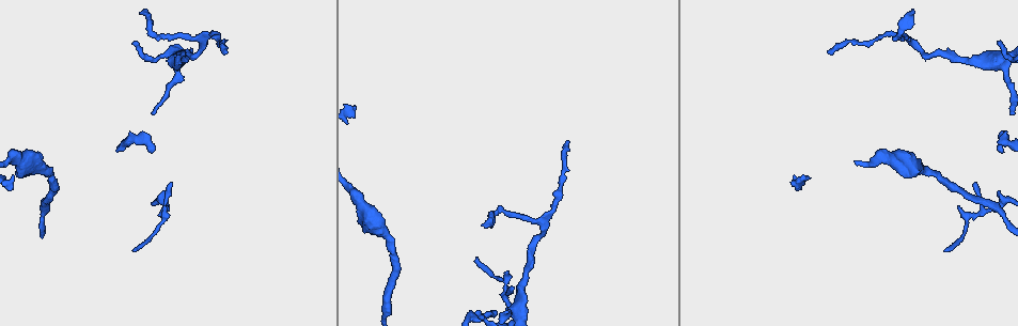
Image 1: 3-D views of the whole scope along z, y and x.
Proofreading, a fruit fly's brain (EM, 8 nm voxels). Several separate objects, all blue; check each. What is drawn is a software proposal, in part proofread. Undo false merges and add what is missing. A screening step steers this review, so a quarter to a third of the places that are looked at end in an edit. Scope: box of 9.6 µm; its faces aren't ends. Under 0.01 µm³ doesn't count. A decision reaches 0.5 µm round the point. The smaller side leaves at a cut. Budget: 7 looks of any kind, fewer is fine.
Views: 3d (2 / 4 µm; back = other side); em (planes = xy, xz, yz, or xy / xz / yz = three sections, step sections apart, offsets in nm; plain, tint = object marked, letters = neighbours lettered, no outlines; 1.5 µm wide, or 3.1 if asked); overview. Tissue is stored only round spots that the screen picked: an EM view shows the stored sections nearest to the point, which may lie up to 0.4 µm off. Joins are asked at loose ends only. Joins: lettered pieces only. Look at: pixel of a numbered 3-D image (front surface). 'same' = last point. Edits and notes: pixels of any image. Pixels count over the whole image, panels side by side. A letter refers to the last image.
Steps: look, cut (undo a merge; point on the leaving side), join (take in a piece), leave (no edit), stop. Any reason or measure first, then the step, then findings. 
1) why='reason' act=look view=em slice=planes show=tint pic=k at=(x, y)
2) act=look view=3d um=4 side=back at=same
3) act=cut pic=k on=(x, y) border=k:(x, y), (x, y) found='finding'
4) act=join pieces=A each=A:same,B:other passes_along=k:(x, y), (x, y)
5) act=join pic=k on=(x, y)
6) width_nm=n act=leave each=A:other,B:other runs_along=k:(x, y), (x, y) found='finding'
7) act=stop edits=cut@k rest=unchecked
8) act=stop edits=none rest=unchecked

why='abrupt turn' act=look view=em slice=planes show=tint pic=1 at=(543, 224)

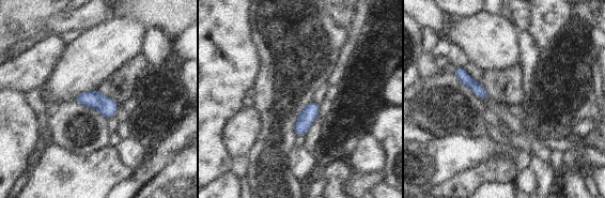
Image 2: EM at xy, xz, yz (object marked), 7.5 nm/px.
act=look view=em slice=planes show=letters at=same

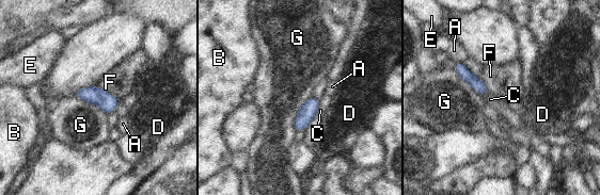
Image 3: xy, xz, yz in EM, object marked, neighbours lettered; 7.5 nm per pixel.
act=leave each=A:other,B:other,C:other,D:other,E:other,F:other,G:other border=3:(311, 96), (296, 116), (295, 130) found='all the same neuron'

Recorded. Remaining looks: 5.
why='branch stops here' act=look view=3d um=2 side=back pic=1 at=(483, 225)

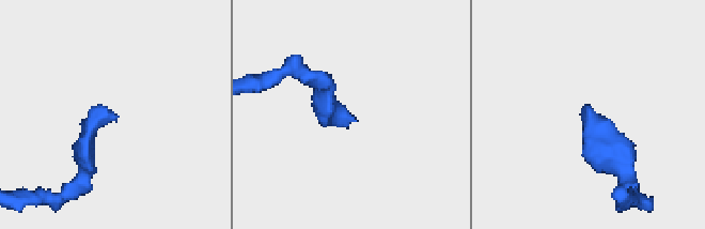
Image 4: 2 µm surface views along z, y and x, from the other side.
act=look view=em slice=planes show=letters pic=4 at=(585, 121)

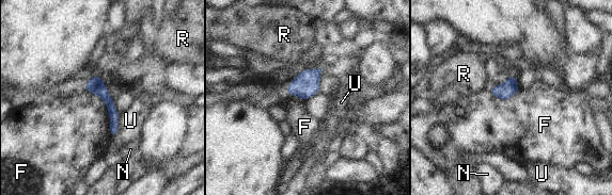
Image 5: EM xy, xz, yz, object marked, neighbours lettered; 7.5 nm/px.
width_nm=120 act=leave each=F:other,N:other,R:other,U:other border=5:(85, 91), (104, 101), (112, 136) found='no lettered piece goes on from it'

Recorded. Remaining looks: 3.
why='tapers out' act=look view=em slice=planes show=letters pic=1 at=(828, 51)

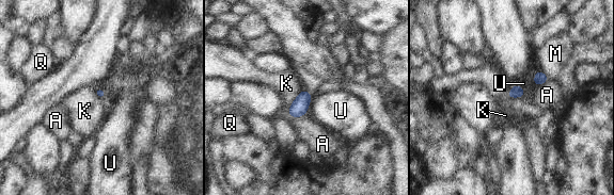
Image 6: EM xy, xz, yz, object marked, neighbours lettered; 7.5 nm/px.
act=leave each=A:other,K:other,M:other,Q:other,U:other border=6:(303, 90), (287, 110) found='none of them fits'

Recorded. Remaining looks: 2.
act=stop edits=none rest=unchecked

